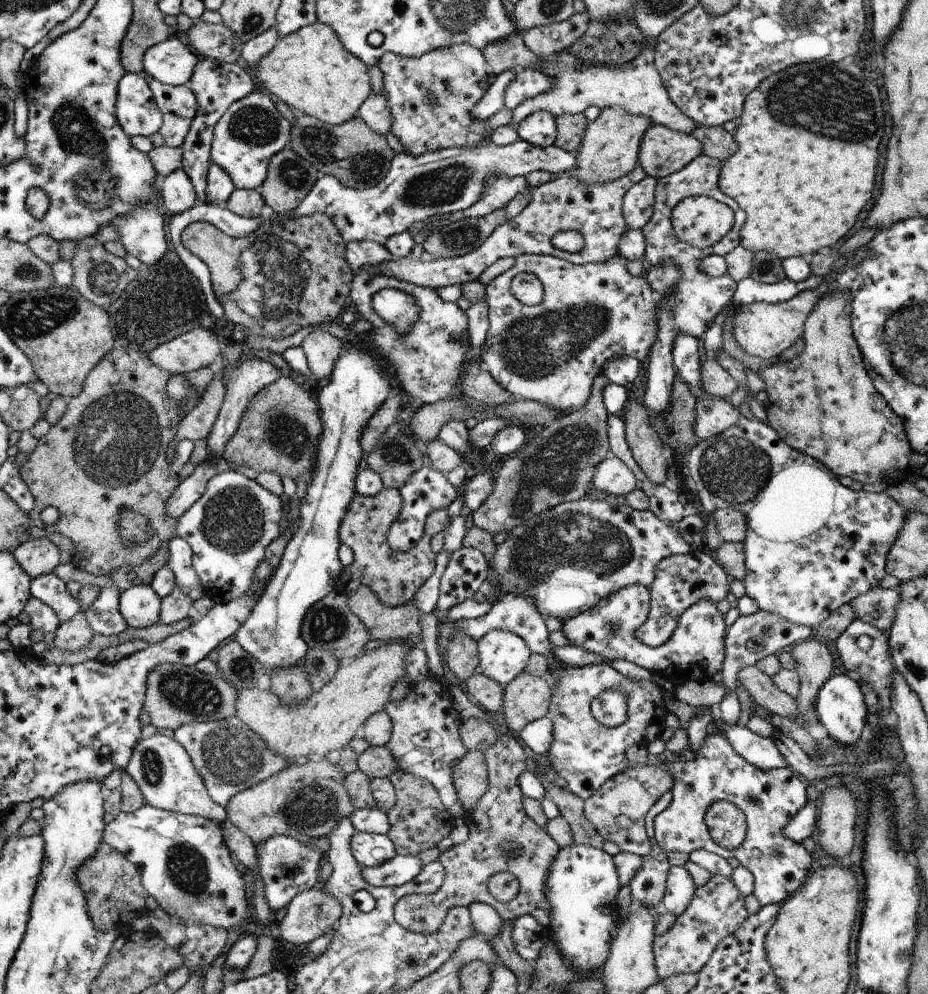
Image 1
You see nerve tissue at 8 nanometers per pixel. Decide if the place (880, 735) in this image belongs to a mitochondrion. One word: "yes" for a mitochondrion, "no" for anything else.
no

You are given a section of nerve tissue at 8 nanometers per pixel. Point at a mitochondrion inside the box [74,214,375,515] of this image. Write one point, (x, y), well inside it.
(267, 284)

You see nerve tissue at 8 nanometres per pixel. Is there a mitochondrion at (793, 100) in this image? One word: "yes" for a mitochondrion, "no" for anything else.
yes

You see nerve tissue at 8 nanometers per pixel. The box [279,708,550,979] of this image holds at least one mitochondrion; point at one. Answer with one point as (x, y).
(363, 956)

